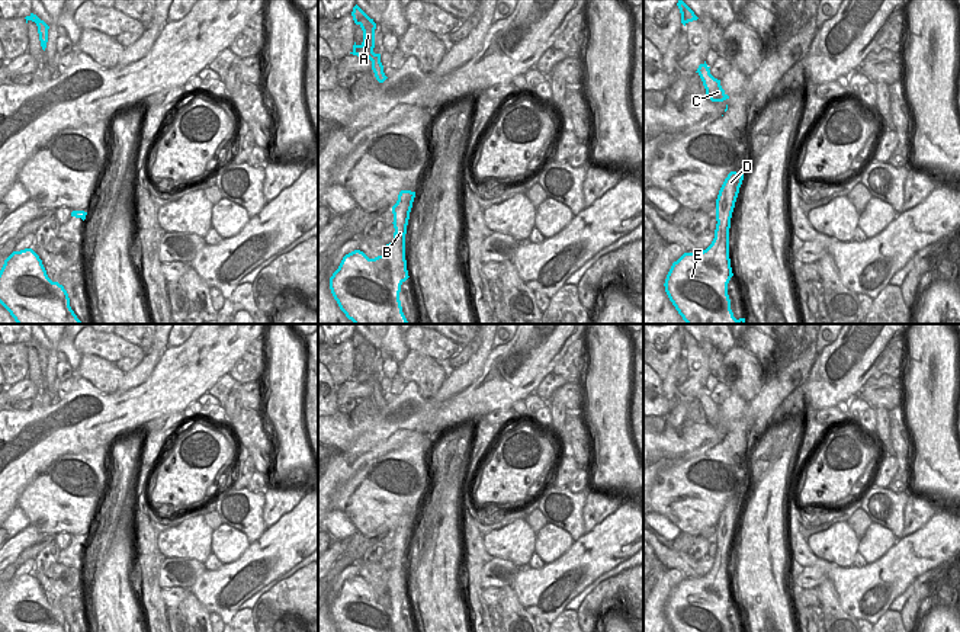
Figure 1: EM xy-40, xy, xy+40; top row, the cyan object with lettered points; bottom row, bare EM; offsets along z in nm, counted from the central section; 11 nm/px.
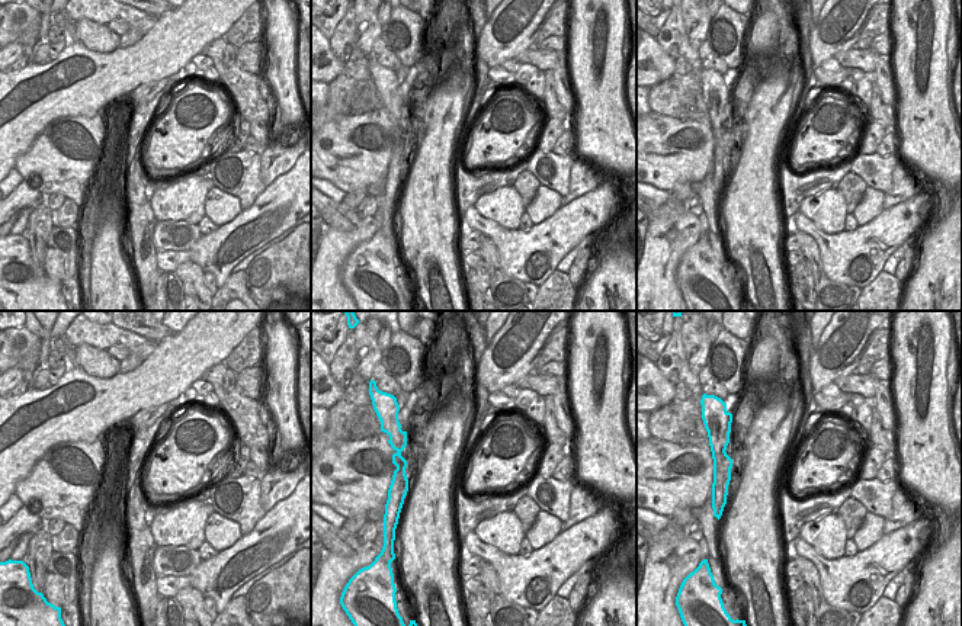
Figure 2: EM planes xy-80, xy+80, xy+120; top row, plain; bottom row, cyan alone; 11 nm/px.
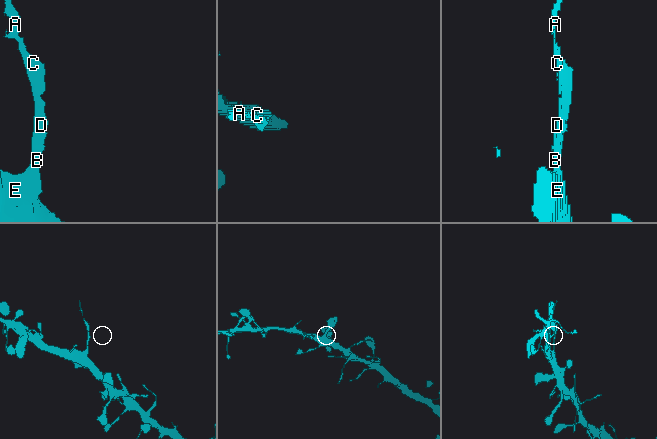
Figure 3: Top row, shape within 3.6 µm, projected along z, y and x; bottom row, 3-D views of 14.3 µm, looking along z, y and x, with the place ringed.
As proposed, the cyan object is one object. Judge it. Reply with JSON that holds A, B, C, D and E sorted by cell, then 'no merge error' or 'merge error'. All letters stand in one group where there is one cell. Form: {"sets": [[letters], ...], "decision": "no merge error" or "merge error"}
{"sets": [["A", "B", "C", "D"], ["E"]], "decision": "merge error"}

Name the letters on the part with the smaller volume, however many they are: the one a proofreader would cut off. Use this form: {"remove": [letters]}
{"remove": ["A", "B", "C", "D"]}

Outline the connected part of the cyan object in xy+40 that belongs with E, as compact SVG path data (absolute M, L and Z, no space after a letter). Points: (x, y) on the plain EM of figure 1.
M712 568L706 575L684 578L674 587L664 612L674 632L731 632L728 609L732 601L729 571Z

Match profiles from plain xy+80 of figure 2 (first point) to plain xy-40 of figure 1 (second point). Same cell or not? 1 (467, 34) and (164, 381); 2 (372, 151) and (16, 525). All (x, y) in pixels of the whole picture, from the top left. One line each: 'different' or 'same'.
1: different
2: different

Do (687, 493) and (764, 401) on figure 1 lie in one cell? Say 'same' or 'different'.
same

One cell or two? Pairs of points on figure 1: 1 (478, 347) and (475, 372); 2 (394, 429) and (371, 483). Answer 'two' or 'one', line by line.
1: one
2: two

